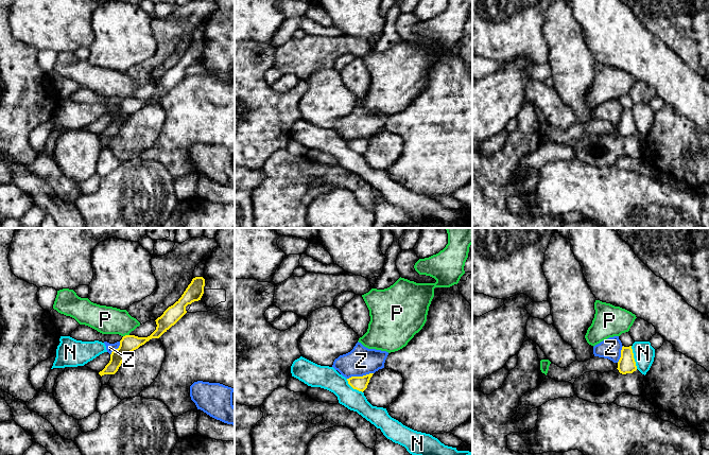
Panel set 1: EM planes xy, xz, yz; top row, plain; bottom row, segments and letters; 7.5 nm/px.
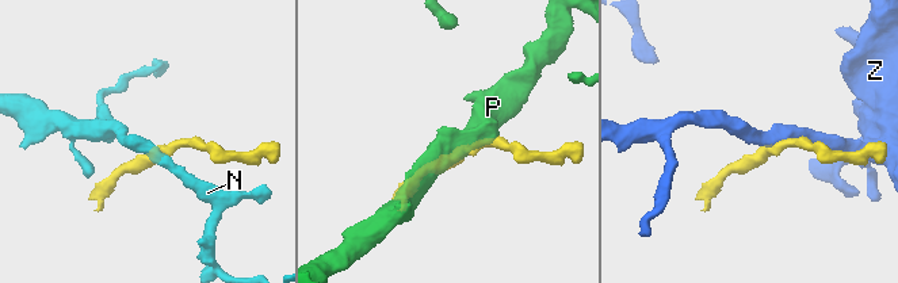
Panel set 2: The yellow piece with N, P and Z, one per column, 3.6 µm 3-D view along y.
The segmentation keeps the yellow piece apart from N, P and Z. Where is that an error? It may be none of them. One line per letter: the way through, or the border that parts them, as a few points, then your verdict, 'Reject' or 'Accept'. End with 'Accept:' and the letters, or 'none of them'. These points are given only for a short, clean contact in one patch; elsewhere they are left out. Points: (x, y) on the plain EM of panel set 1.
N: Boundary: yz (630, 108), (637, 130). Reject
P: Boundary: xy (128, 97), (123, 99). Reject
Z: Boundary: xz (373, 135), (351, 138), (347, 141). Reject
Accept: none of them

